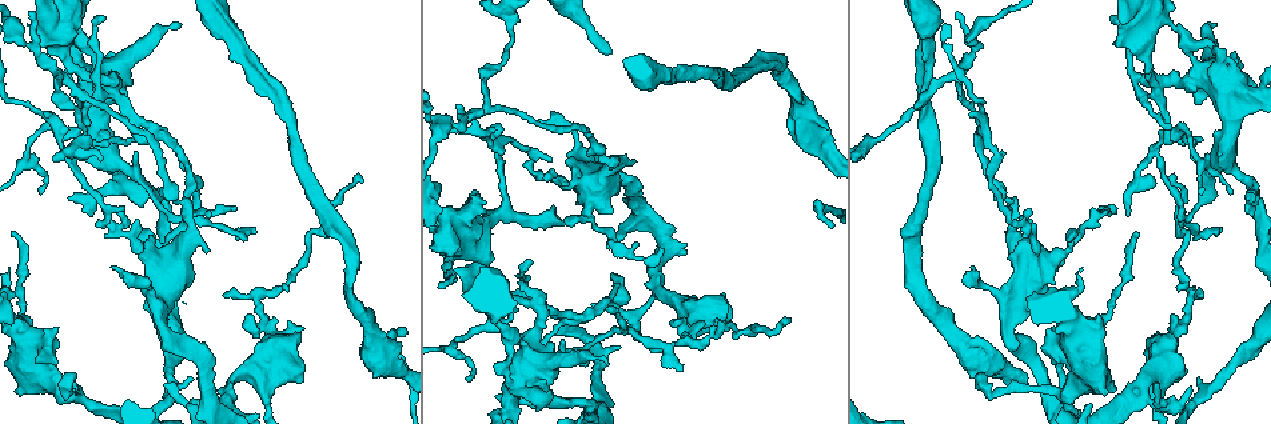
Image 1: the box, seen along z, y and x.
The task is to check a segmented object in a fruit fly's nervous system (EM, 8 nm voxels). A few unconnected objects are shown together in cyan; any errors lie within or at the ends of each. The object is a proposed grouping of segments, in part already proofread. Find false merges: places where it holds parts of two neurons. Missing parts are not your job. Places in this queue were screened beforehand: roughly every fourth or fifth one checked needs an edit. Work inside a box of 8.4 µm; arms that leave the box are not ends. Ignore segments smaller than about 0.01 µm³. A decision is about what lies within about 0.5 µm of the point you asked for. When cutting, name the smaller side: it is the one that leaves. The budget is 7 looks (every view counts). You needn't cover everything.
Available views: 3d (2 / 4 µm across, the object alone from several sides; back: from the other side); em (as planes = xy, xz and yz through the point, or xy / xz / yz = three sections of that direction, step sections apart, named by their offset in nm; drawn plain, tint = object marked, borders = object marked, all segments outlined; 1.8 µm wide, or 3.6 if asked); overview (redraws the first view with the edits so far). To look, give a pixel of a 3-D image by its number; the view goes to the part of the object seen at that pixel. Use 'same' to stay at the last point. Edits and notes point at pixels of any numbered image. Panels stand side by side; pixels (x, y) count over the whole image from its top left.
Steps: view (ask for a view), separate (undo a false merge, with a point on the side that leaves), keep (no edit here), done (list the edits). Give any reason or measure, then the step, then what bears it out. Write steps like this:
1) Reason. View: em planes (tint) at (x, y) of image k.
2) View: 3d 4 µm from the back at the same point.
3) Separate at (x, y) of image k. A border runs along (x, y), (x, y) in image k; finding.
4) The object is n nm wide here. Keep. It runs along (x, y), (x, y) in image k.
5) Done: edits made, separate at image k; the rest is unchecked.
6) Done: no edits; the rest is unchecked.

Abrupt turn. View: em yz step 8 (tint) at (148, 125) of image 1.

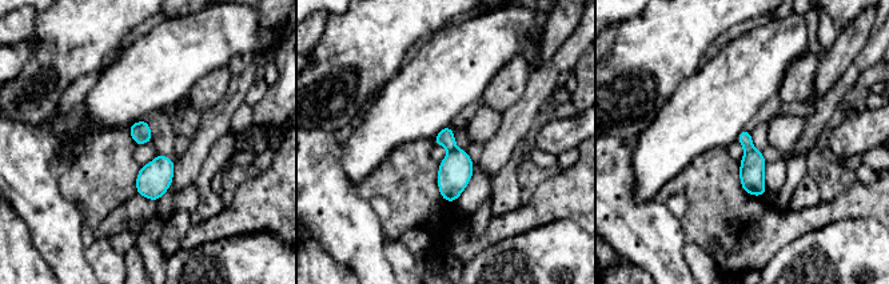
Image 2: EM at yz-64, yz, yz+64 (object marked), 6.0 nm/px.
View: em xy step 4 (tint) at the same point.

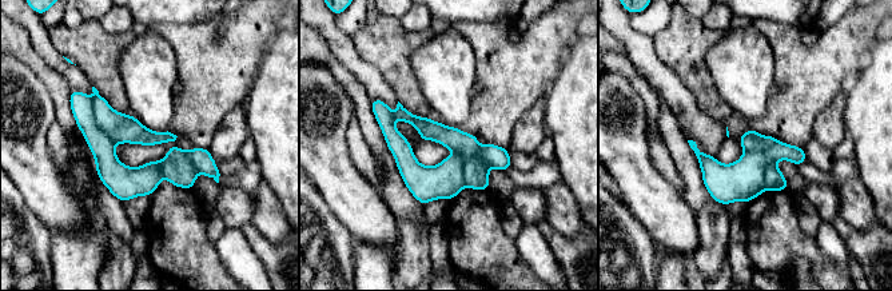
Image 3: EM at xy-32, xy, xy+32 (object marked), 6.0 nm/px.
Separate at (122, 128) of image 3. The part that leaves runs along (96, 96), (123, 128), (167, 138), (191, 182) in image 3; a second neuron is stuck on.

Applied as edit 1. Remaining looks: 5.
Sudden change in width. View: 3d 4 µm at (804, 112) of image 1.

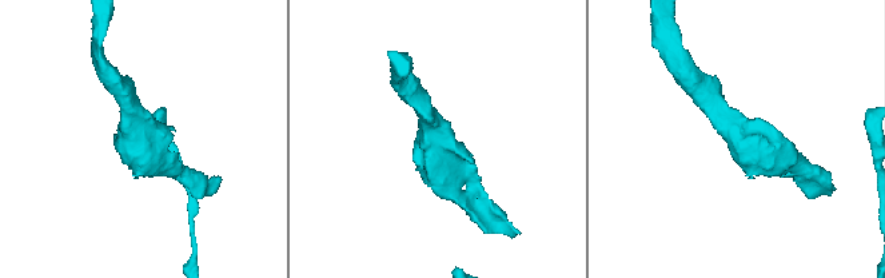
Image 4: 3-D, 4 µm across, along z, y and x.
The arms are 260, 340 nm wide; now the EM. View: em 3.6 µm planes (tint) at (735, 126) of image 4.

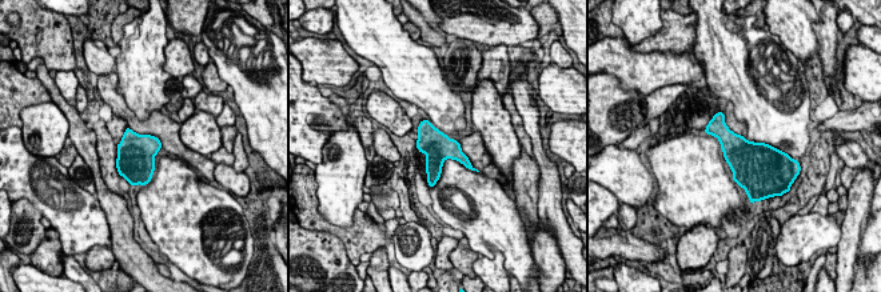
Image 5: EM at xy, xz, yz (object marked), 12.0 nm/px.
The object is 380 nm wide here. Keep. All the same neuron.

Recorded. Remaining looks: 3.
Abrupt turn. View: 3d 4 µm from the back at (1017, 226) of image 1.

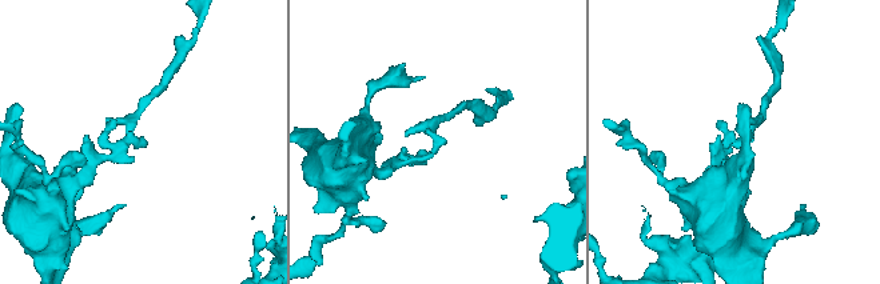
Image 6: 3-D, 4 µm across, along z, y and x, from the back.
View: em planes (plain) at (137, 143) of image 6.

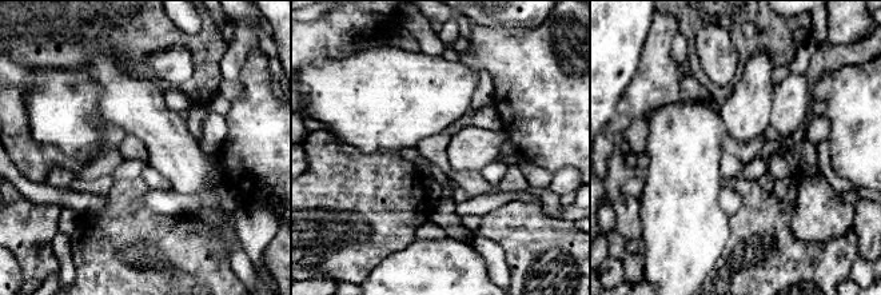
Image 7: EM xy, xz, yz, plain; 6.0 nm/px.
With the object marked. View: em planes (tint) at the same point.

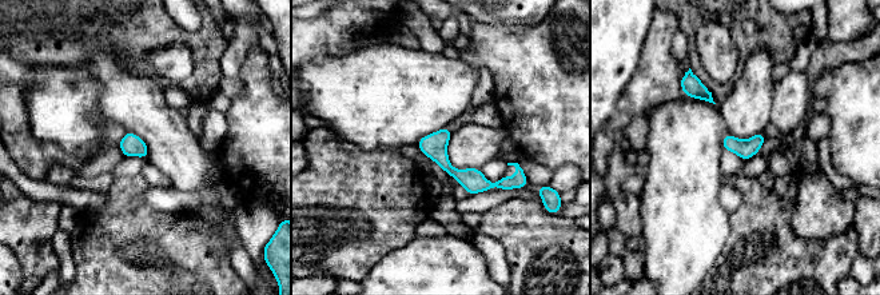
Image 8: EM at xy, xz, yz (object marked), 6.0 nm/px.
Keep. Continuous, no second neuron.

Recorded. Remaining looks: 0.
Done: edits made, separate at image 3; the rest is unchecked.

